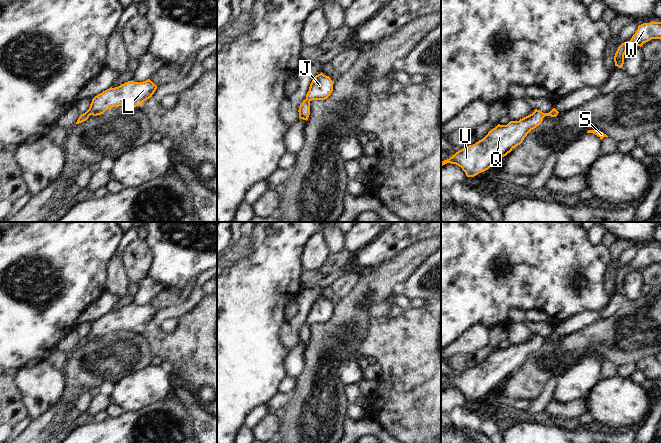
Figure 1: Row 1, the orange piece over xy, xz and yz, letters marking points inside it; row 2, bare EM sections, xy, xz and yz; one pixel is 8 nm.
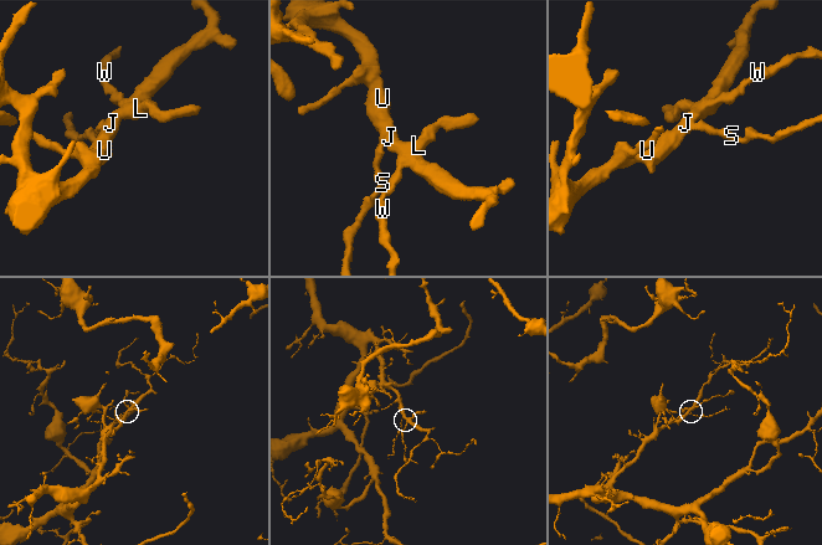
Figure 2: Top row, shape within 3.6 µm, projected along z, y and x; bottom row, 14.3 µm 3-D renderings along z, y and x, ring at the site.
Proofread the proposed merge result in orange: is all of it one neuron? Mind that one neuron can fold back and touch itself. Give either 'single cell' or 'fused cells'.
single cell

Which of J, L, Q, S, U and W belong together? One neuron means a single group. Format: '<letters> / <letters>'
J L Q S U W

